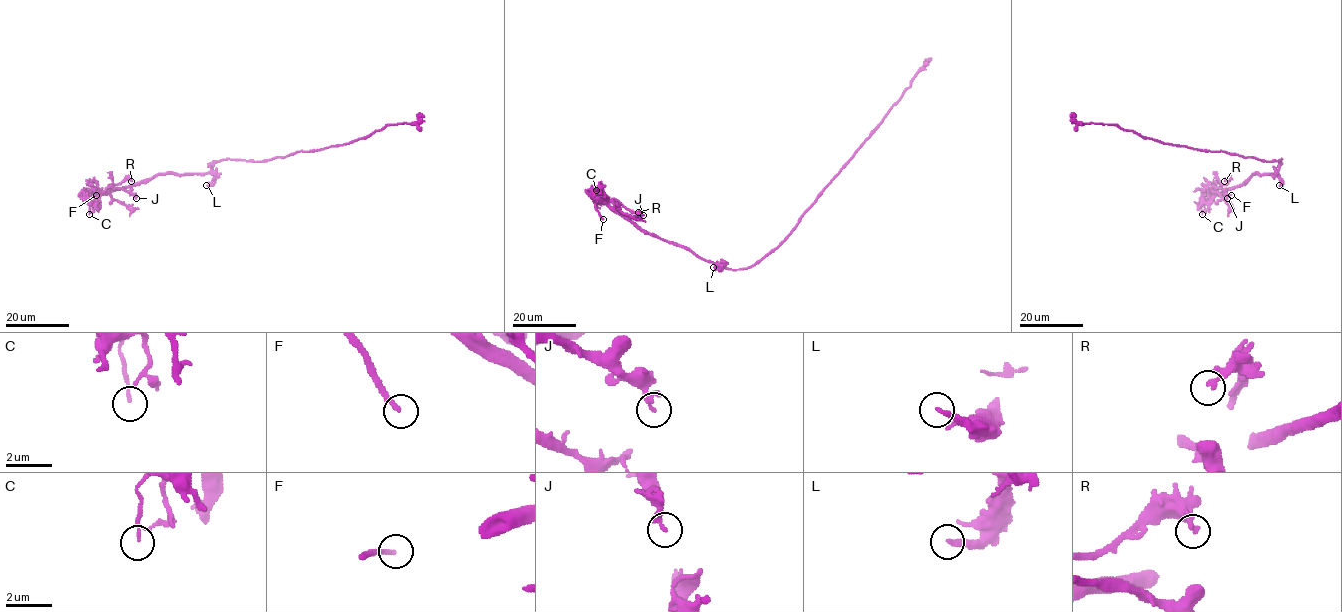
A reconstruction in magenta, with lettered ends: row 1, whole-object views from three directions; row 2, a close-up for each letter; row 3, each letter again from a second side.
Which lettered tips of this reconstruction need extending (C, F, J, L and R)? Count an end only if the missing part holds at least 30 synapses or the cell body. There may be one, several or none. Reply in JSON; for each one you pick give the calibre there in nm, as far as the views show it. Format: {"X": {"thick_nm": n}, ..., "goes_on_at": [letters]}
{"F": {"thick_nm": 200}, "goes_on_at": ["F"]}

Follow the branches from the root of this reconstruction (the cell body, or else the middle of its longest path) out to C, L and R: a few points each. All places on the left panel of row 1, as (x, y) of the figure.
C: (268, 160), (253, 162), (222, 159), (209, 172), (161, 173), (136, 184), (108, 190), (89, 207), (89, 214)
L: (268, 160), (218, 160), (213, 167), (213, 183), (206, 185)
R: (268, 160), (253, 162), (222, 159), (209, 172), (161, 173), (136, 184), (102, 192), (128, 178), (131, 181)

